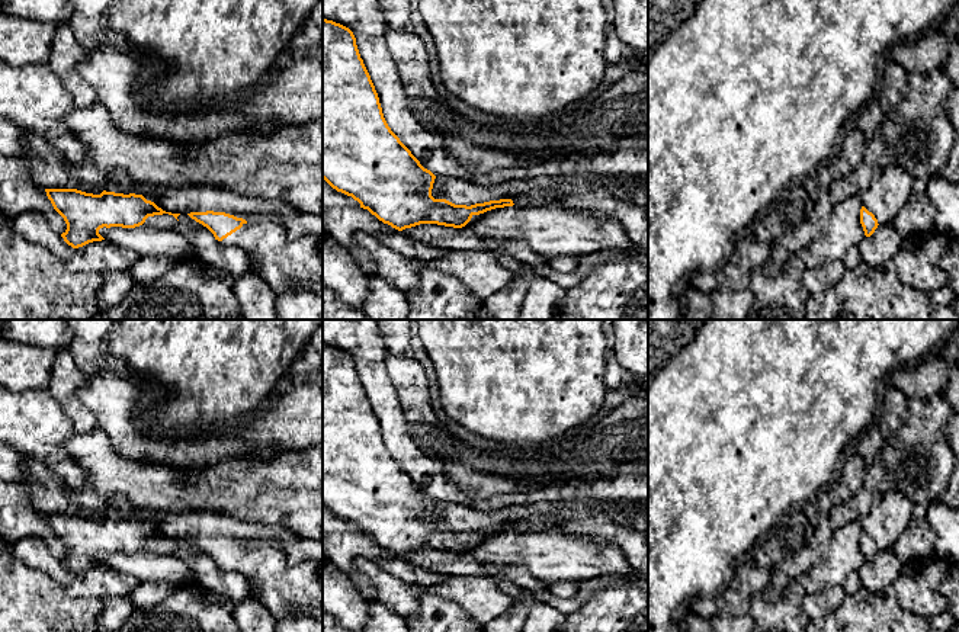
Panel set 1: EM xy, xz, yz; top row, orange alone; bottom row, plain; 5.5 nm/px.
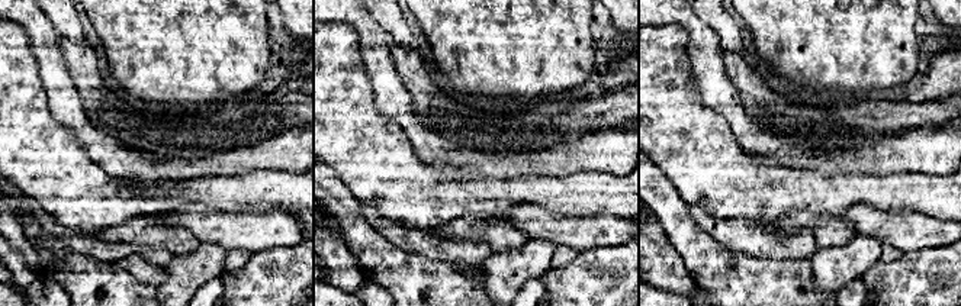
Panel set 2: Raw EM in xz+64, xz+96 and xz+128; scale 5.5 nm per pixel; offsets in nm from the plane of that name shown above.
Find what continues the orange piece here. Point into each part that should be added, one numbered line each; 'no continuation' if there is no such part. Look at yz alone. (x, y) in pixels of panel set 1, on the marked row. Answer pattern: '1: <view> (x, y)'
1: yz (844, 230)

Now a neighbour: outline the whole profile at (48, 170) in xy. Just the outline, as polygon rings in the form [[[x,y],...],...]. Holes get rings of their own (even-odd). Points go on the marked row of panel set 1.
[[[31,134],[29,154],[22,160],[29,163],[35,183],[42,189],[77,189],[93,195],[103,192],[94,180],[74,177],[65,158],[58,157],[57,150],[38,134]]]

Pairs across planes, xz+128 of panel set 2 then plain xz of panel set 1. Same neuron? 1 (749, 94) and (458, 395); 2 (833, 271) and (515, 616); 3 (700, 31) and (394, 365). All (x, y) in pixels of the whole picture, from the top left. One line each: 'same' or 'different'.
1: different
2: same
3: different

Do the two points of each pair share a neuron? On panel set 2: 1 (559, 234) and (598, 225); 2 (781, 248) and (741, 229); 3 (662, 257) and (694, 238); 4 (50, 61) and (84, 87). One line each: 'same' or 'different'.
1: same
2: same
3: different
4: different

